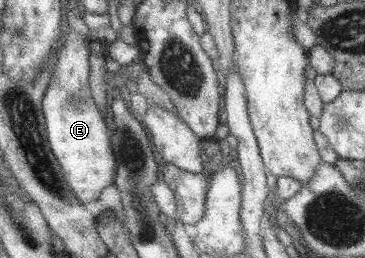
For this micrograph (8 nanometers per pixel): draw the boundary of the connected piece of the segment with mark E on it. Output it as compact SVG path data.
M74 30L67 32L67 38L56 55L52 82L48 82L42 97L42 112L46 127L46 140L52 154L61 166L65 181L77 197L77 201L93 202L107 185L113 184L116 163L111 149L110 135L103 115L99 112L87 80L87 52L83 38Z

